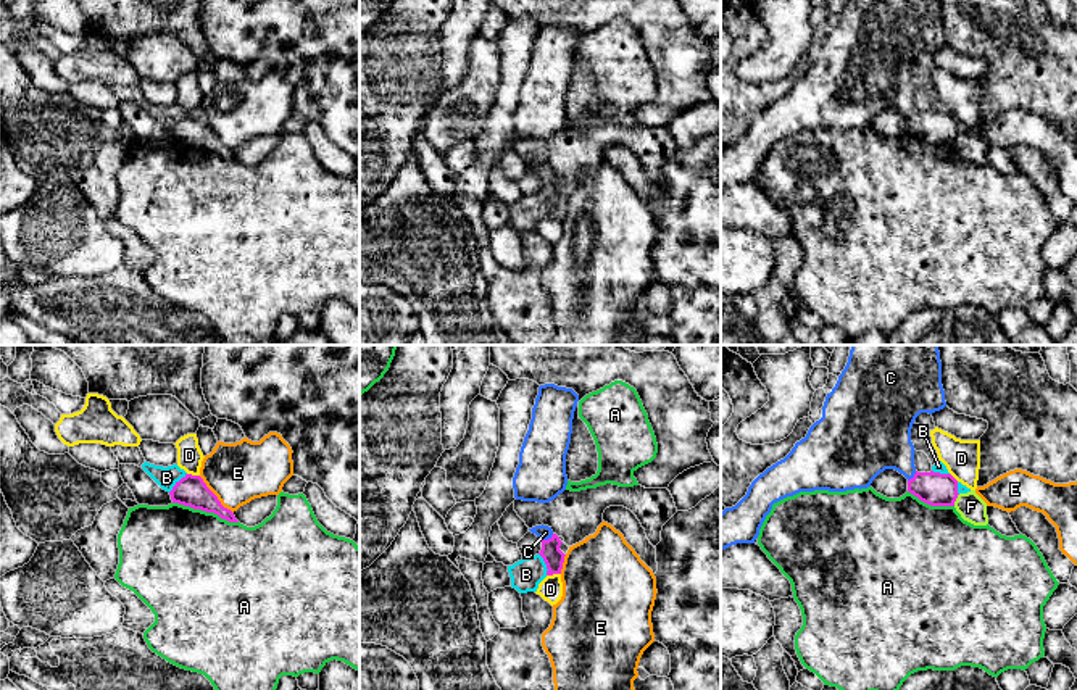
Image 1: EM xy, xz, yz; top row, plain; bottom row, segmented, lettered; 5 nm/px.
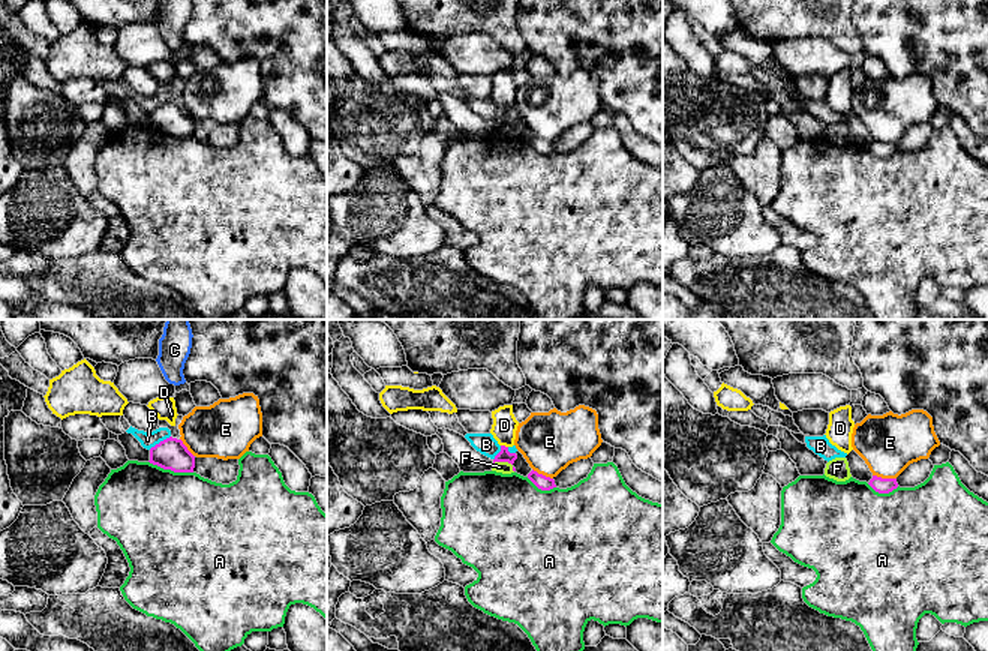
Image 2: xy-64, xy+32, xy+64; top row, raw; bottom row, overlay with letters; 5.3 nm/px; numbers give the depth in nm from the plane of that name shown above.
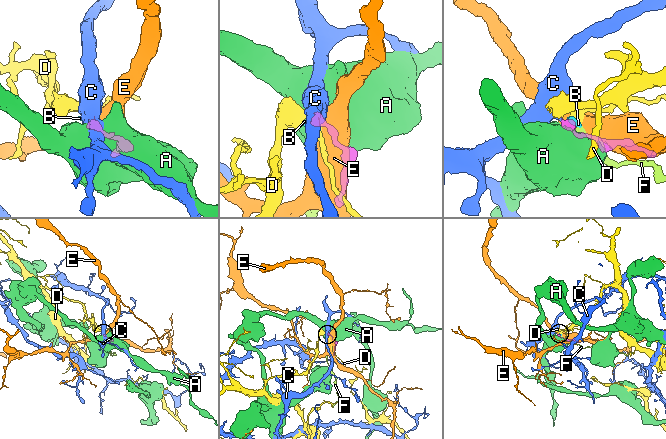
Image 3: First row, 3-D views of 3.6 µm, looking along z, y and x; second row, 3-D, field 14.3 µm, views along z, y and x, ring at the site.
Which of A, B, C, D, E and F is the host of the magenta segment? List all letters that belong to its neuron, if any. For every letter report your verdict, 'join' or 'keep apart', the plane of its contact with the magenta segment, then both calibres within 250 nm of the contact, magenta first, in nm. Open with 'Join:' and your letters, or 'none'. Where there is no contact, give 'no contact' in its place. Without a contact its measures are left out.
Join: C
A: keep apart | xy | 160/480 nm
B: keep apart | xy | 160/110 nm
C: join | xz | 100/70 nm
D: keep apart | xz | 100/120 nm
E: keep apart | xy | 160/300 nm
F: keep apart | yz | 170/140 nm

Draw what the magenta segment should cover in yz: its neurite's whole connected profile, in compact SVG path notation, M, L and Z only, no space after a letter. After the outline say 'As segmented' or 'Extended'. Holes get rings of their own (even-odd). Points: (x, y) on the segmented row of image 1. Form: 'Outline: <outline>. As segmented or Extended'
Outline: M851 345L848 363L830 393L822 418L792 451L748 487L746 495L721 513L721 550L755 543L772 505L800 492L867 488L885 469L908 479L908 492L930 506L954 506L958 480L951 474L917 472L911 429L921 413L946 406L938 345Z. Extended

